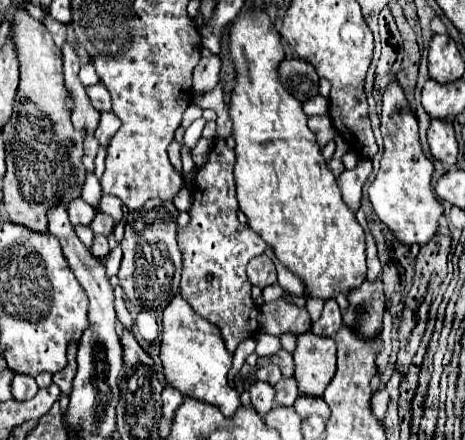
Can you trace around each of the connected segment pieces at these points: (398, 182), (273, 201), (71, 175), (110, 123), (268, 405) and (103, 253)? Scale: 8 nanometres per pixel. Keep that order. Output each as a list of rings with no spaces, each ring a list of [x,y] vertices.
[[[398,93],[384,95],[380,131],[384,139],[384,155],[380,171],[370,187],[370,201],[374,205],[374,211],[400,243],[426,245],[438,233],[438,219],[442,217],[444,209],[430,185],[434,167],[432,161],[422,153],[416,115],[412,113],[408,101],[404,97],[398,97]]]
[[[258,11],[258,13],[240,13],[236,19],[234,19],[234,27],[230,31],[230,55],[232,55],[232,61],[236,65],[236,71],[238,71],[238,83],[232,91],[232,99],[230,99],[230,117],[234,121],[234,139],[236,139],[236,165],[234,165],[234,183],[236,183],[236,199],[238,199],[238,207],[240,211],[246,215],[248,219],[248,227],[254,229],[264,241],[266,245],[272,247],[276,259],[288,269],[292,271],[294,275],[298,275],[304,283],[304,295],[306,297],[316,297],[316,299],[322,299],[322,301],[328,301],[328,299],[334,299],[338,293],[348,293],[356,287],[360,287],[364,281],[366,281],[366,241],[364,241],[364,229],[360,227],[360,223],[356,221],[354,213],[350,211],[350,207],[342,201],[342,195],[340,195],[340,189],[336,185],[336,177],[332,175],[332,171],[326,167],[324,163],[324,157],[322,157],[322,151],[320,147],[316,145],[316,139],[314,139],[314,133],[308,129],[308,117],[306,113],[302,111],[302,103],[298,99],[294,99],[280,83],[278,79],[278,63],[284,59],[284,47],[280,43],[280,33],[274,29],[274,25],[270,23],[268,15]]]
[[[18,9],[12,17],[12,37],[18,49],[22,73],[20,73],[20,87],[16,93],[14,113],[4,127],[4,147],[6,147],[6,175],[4,175],[4,209],[8,211],[12,221],[18,225],[26,225],[30,229],[46,231],[48,219],[46,213],[56,205],[68,205],[70,201],[82,195],[82,185],[86,177],[86,169],[82,165],[82,143],[86,137],[84,129],[76,129],[72,125],[72,95],[64,87],[64,73],[62,73],[62,51],[52,41],[52,35],[44,27],[42,21],[30,17],[24,9]]]
[[[112,111],[100,113],[100,123],[98,123],[94,135],[96,135],[96,139],[100,141],[102,147],[108,147],[108,143],[114,137],[114,133],[118,131],[118,127],[120,127],[120,121],[118,121],[118,117]]]
[[[256,381],[248,391],[252,395],[252,407],[260,417],[264,417],[274,407],[274,387],[270,383]]]
[[[96,235],[94,237],[94,245],[92,245],[92,255],[94,257],[98,257],[98,259],[104,259],[104,257],[108,257],[108,253],[110,253],[110,247],[108,247],[108,239],[104,237],[104,235]]]

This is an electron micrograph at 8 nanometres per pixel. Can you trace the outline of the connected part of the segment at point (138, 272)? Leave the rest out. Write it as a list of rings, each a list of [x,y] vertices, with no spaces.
[[[150,199],[142,209],[130,211],[128,225],[120,247],[124,249],[122,267],[118,273],[120,285],[128,299],[148,311],[162,311],[170,299],[178,293],[180,271],[182,271],[182,255],[176,245],[176,217],[178,209],[172,201]]]

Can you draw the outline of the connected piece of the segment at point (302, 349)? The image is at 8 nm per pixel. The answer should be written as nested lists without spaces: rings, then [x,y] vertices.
[[[304,333],[298,337],[294,351],[294,379],[298,383],[298,395],[322,397],[324,389],[336,373],[336,343],[334,339],[314,337]]]

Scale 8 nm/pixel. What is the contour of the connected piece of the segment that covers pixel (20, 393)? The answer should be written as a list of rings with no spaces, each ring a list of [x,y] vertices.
[[[16,375],[12,381],[12,399],[16,401],[26,401],[32,399],[38,393],[38,385],[32,377],[26,375]]]

